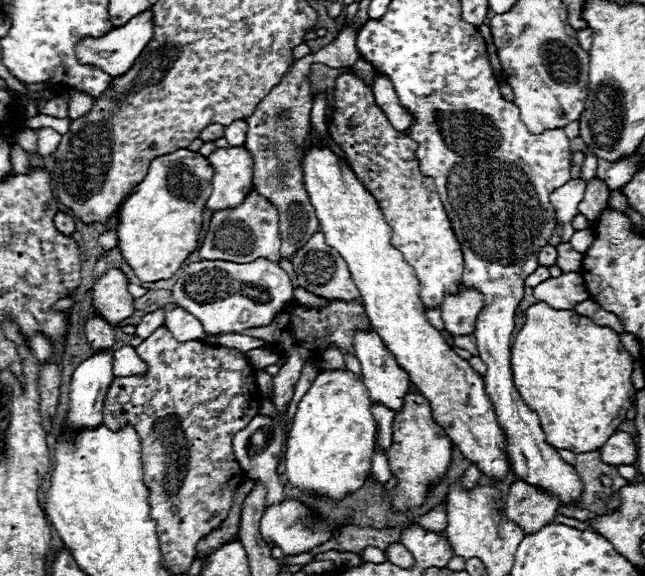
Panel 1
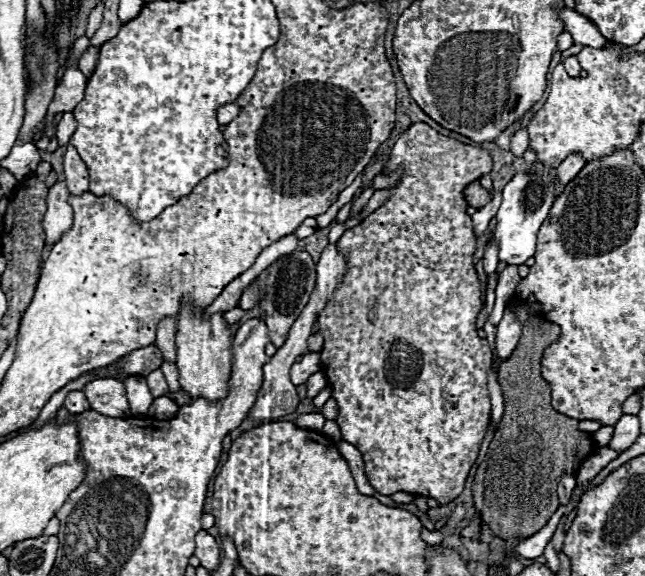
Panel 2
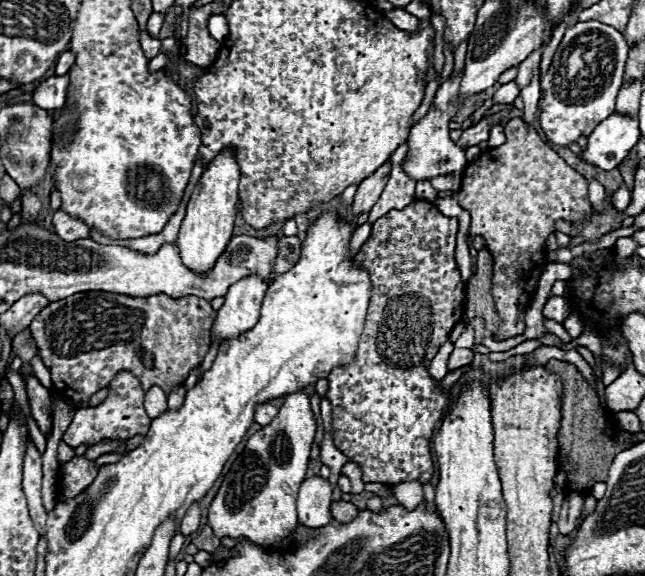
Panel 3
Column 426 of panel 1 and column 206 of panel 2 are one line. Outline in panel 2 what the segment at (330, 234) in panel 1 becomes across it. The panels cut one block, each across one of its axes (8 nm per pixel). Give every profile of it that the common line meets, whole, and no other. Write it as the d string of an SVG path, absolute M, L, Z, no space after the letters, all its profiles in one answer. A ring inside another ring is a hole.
M182 306L178 314L176 330L176 366L180 372L180 386L192 398L206 398L218 402L228 396L228 380L232 374L232 334L222 314L202 318L202 312L192 312L190 306Z

